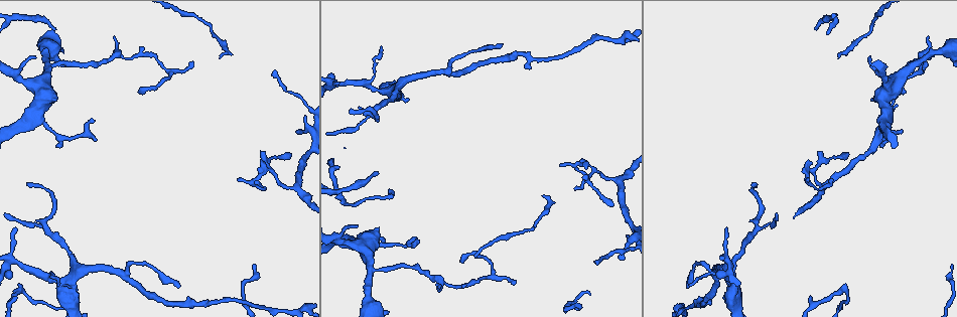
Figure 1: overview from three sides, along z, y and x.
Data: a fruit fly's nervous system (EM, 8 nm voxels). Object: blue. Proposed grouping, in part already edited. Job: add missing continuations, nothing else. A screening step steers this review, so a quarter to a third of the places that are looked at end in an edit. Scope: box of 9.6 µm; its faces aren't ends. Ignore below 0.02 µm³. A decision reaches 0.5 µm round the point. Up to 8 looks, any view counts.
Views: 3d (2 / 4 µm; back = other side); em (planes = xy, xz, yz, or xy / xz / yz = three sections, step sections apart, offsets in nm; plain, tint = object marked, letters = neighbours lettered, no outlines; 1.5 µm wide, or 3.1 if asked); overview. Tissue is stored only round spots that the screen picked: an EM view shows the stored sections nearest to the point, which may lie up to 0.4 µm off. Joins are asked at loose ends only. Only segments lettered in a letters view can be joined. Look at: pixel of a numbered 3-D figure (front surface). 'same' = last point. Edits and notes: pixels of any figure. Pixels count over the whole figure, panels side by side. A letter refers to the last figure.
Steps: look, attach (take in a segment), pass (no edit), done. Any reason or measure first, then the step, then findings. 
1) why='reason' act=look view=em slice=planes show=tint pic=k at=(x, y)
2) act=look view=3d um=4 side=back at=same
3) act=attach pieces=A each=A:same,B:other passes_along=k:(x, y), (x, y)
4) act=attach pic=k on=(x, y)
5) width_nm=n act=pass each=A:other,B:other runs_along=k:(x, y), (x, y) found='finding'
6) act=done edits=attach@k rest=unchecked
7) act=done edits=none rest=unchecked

act=look view=3d um=4 pic=1 at=(500, 45)

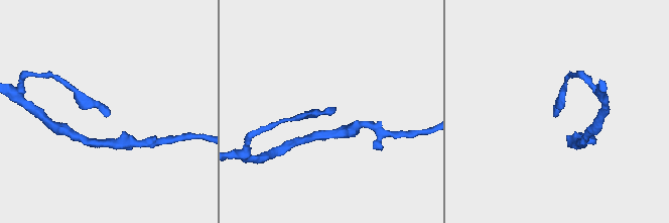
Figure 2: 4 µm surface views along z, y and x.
act=look view=em um=3.1 slice=planes show=letters pic=2 at=(108, 115)

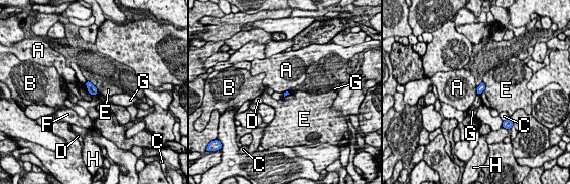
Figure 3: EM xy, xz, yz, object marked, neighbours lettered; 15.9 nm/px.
act=pass each=A:other,B:other,C:other,D:other,E:other,F:other,G:other,H:other border=3:(97, 92), (92, 95) found='no lettered segment goes on from it'

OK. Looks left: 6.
act=look view=em slice=xz step=4 show=tint pic=1 at=(357, 224)

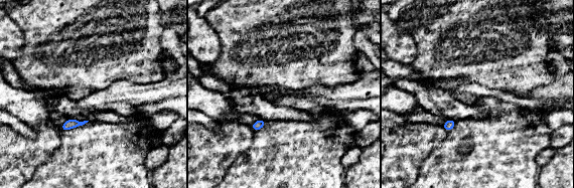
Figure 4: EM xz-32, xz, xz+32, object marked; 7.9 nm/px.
why='another direction' act=look view=em slice=planes show=letters at=same

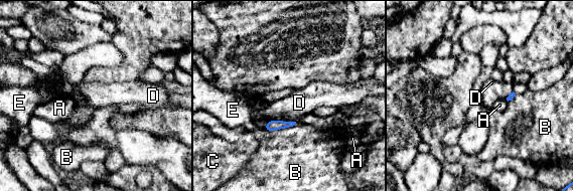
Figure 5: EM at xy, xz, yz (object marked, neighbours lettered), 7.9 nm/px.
longest_contact=B:240nm act=pass each=A:other,B:other,C:other,D:other,E:other found='none of them fits'

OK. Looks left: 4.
why='an open end' act=look view=em slice=planes show=tint pic=1 at=(380, 49)

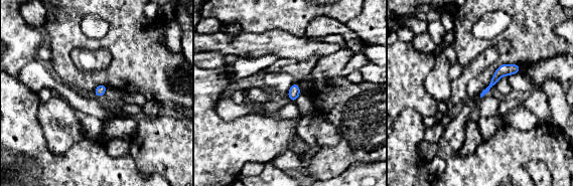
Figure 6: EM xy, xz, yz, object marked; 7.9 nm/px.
why='see the neighbours' act=look view=em slice=planes show=letters at=same

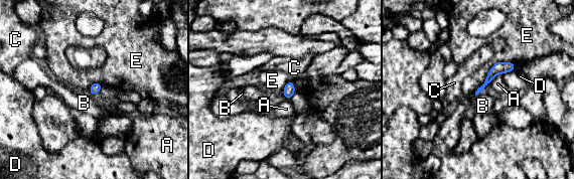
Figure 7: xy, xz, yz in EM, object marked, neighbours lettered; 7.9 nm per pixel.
act=pass each=A:other,B:other,C:other,D:other,E:other border=7:(514, 62), (496, 62), (474, 95) found='no lettered segment goes on from it'

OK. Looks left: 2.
act=done edits=none rest=unchecked

